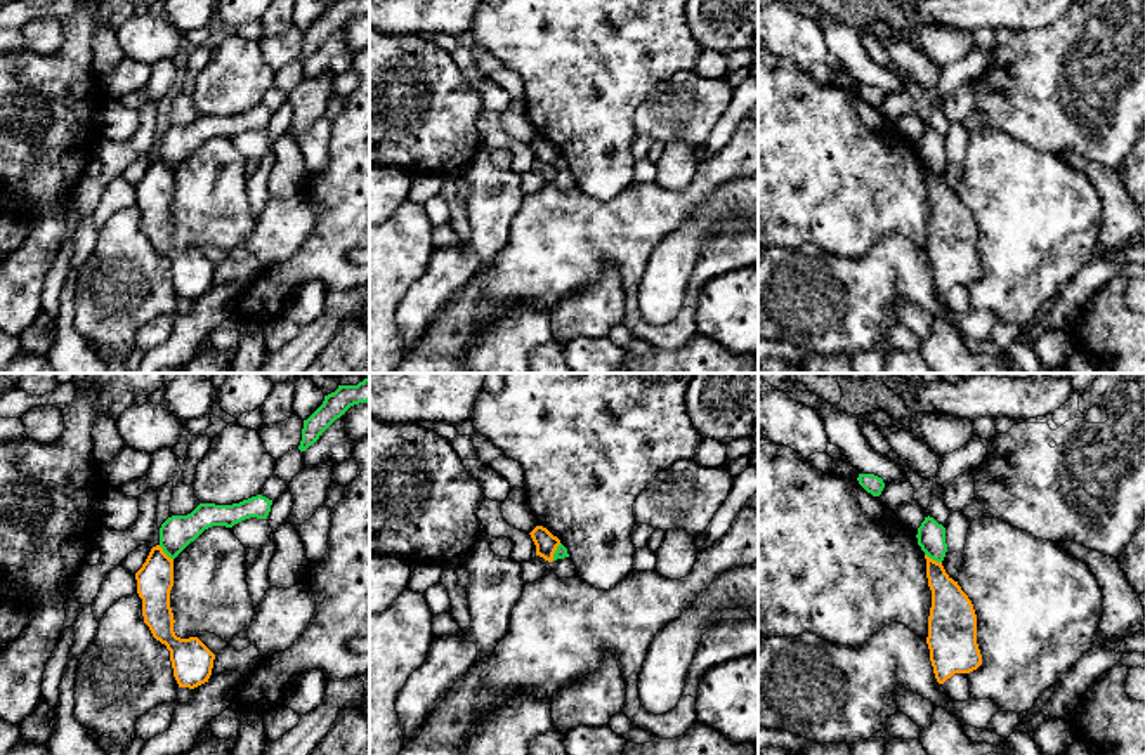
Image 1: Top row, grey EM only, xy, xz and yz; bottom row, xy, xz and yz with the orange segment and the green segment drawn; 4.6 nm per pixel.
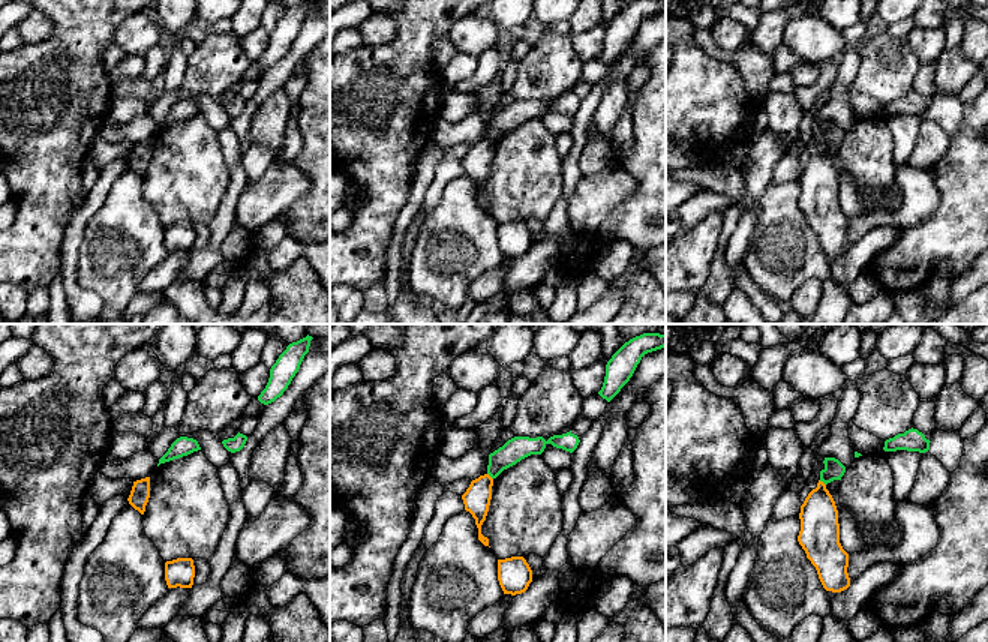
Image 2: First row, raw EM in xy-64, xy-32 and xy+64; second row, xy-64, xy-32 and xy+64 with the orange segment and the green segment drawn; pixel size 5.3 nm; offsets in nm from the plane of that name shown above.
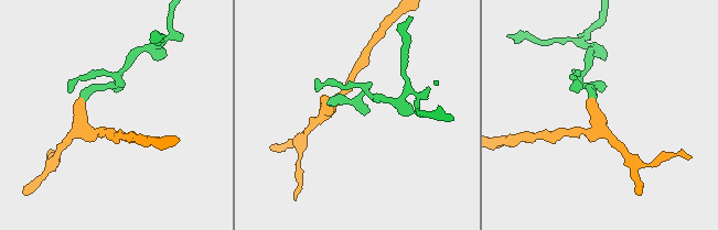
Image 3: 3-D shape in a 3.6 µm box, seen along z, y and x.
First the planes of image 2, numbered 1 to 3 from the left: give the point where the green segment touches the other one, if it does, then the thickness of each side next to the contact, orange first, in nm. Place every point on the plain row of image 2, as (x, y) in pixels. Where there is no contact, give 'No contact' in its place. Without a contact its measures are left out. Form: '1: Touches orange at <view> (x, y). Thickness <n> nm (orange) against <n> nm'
1: No contact
2: Touches orange at xy-32 (489, 140). Thickness 140 nm (orange) against 130 nm
3: Touches orange at xy+64 (822, 146). Thickness 200 nm (orange) against 110 nm

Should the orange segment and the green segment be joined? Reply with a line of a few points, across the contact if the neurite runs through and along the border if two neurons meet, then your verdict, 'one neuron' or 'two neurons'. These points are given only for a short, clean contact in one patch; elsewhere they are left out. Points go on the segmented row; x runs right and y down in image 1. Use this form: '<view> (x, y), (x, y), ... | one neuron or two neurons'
yz (925, 554), (941, 563) | two neurons

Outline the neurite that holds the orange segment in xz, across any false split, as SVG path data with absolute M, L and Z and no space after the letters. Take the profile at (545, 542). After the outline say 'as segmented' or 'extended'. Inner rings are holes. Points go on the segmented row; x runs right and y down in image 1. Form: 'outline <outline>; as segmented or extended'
outline M536 526L531 533L531 538L536 545L536 555L543 557L545 561L552 562L560 540L553 536L546 528Z; as segmented

